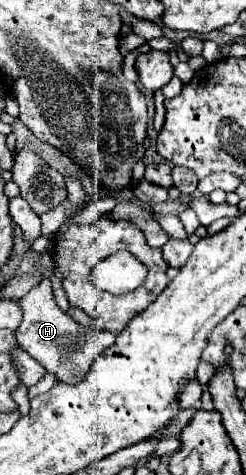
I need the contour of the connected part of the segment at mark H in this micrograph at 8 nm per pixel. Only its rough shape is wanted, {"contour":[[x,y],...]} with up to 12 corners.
{"contour":[[44,277],[20,300],[18,344],[58,382],[82,382],[116,334],[64,314]]}

